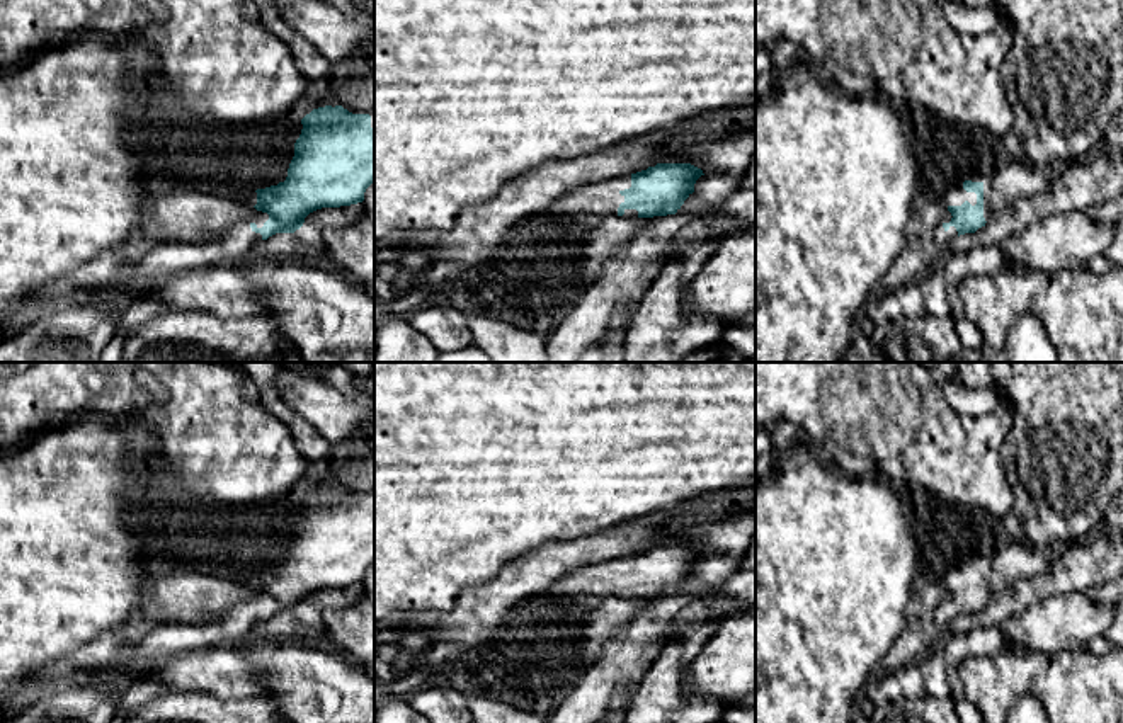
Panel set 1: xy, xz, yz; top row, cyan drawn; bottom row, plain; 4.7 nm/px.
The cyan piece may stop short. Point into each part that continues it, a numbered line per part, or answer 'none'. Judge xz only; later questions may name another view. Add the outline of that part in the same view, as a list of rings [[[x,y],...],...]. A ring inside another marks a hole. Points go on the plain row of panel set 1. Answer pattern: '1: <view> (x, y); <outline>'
1: xz (603, 579); [[[631,556],[584,565],[558,578],[541,595],[560,604],[575,604],[585,595],[618,597],[618,589],[624,584],[624,577],[619,573],[630,568]]]

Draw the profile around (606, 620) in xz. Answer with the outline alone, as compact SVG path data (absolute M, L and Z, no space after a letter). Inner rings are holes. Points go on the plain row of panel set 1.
M648 599L613 601L590 609L582 638L575 646L575 663L582 675L601 658L602 645L613 633L630 623L643 607L648 607Z

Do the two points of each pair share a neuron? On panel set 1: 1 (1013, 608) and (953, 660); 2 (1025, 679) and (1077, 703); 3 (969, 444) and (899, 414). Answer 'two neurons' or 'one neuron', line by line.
1: two neurons
2: one neuron
3: one neuron

